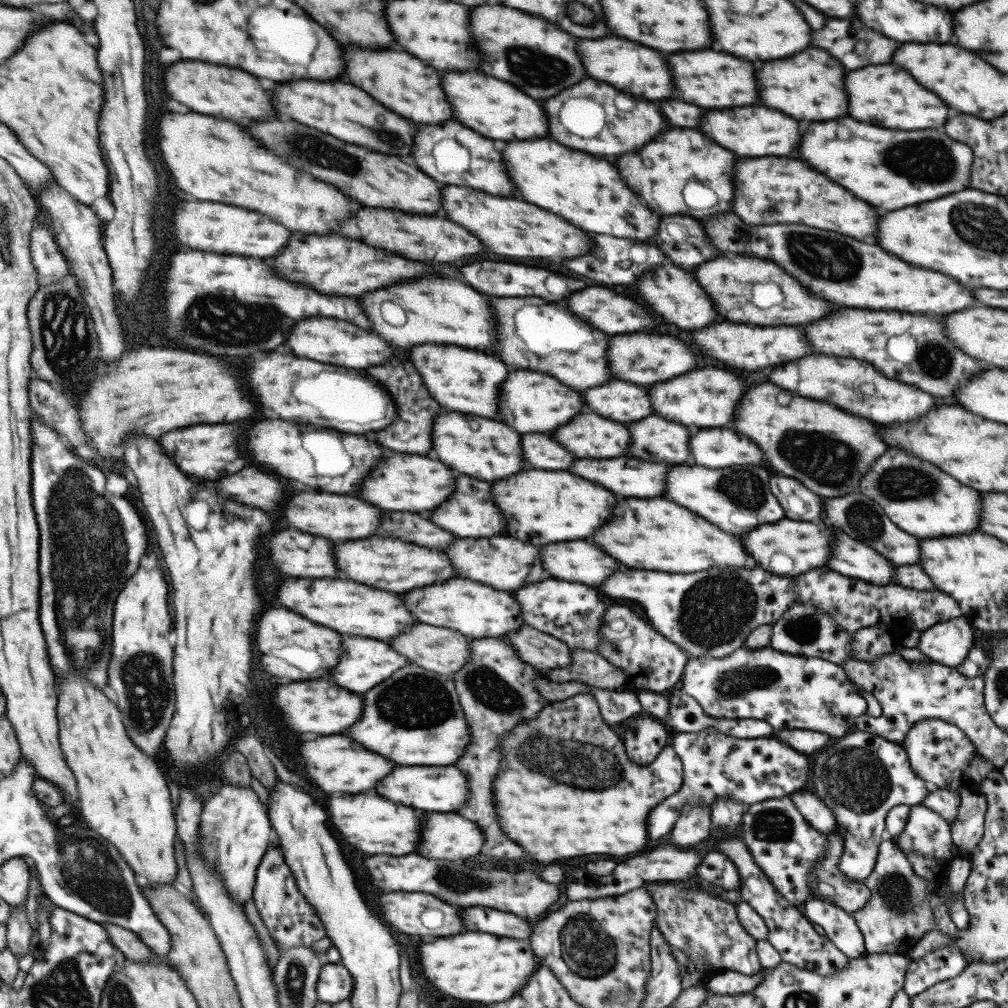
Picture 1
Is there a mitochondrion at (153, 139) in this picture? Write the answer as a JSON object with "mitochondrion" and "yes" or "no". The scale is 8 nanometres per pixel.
{"mitochondrion":"no"}

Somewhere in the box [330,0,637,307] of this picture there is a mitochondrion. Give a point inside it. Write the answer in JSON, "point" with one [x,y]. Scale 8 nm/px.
{"point":[543,67]}

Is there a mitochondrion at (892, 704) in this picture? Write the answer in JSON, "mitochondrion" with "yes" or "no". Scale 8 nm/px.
{"mitochondrion":"no"}

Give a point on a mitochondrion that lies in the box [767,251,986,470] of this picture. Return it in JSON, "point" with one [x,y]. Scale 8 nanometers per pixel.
{"point":[936,361]}

